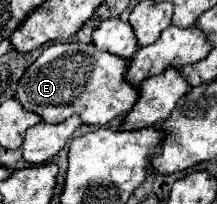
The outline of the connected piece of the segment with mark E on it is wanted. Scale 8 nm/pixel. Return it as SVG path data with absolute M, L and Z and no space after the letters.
M54 43L24 71L16 99L46 123L62 123L76 113L86 125L106 125L114 117L126 115L140 97L138 87L124 79L128 63L128 59L100 51L92 43Z

